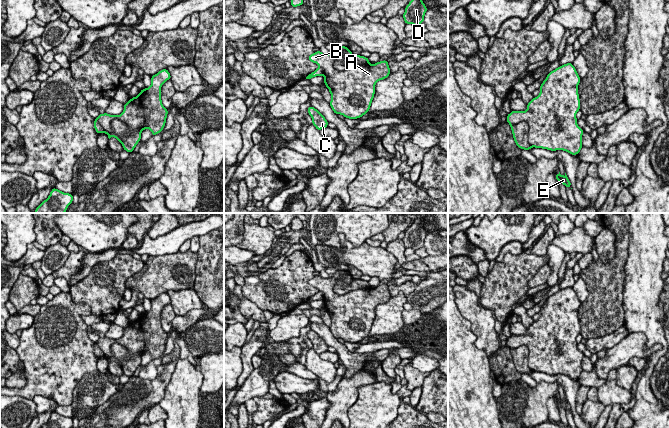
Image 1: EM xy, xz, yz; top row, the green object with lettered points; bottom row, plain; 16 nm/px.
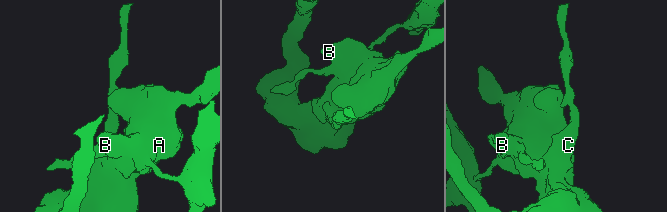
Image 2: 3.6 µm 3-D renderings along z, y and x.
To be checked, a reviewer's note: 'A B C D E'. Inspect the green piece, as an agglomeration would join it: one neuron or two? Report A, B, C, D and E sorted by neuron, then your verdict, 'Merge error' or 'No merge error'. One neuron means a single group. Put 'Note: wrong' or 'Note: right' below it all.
Groups: A B C E / D. Merge error
Note: wrong

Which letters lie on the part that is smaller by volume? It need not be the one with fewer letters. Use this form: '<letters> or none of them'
A, B, C, E

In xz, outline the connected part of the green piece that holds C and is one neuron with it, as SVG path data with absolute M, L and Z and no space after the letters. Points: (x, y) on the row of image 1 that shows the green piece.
M310 106L307 109L308 114L311 116L312 118L312 124L315 126L315 128L317 130L321 130L324 129L326 127L328 127L328 121L325 119L325 117L317 110L315 109L313 106Z

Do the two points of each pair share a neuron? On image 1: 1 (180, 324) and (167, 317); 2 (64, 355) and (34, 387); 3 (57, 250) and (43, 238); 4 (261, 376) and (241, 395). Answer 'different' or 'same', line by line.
1: different
2: same
3: different
4: same

